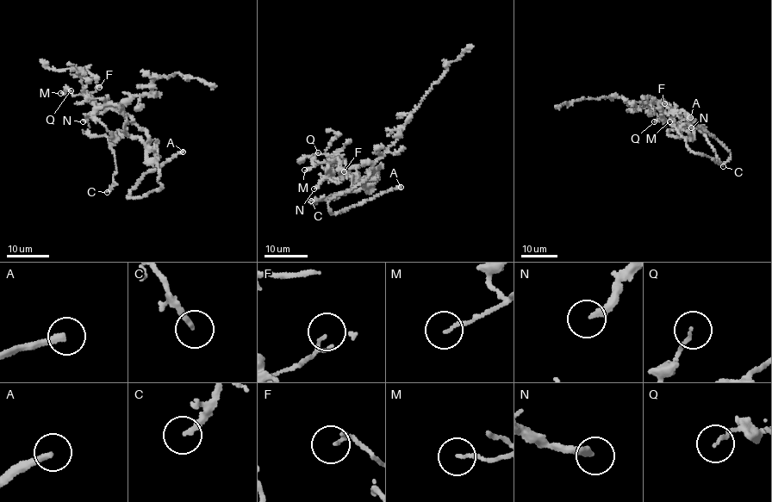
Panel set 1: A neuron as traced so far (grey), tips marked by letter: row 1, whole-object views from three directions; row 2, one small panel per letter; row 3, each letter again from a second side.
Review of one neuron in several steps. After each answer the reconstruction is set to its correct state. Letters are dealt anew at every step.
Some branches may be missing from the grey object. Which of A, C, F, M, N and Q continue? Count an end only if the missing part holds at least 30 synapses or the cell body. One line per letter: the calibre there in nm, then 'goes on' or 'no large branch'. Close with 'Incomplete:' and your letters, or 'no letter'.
A: 240 nm | goes on
C: 190 nm | goes on
F: 80 nm | no large branch
M: 100 nm | no large branch
N: 200 nm | goes on
Q: 110 nm | no large branch
Incomplete: A, C, N

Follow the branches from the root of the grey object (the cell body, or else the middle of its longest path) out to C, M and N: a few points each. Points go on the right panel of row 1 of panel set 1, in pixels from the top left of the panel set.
C: (691, 121), (704, 134), (723, 166)
M: (691, 121), (675, 114), (661, 114), (662, 120), (669, 121)
N: (691, 121), (673, 114), (681, 117), (680, 123), (691, 127)

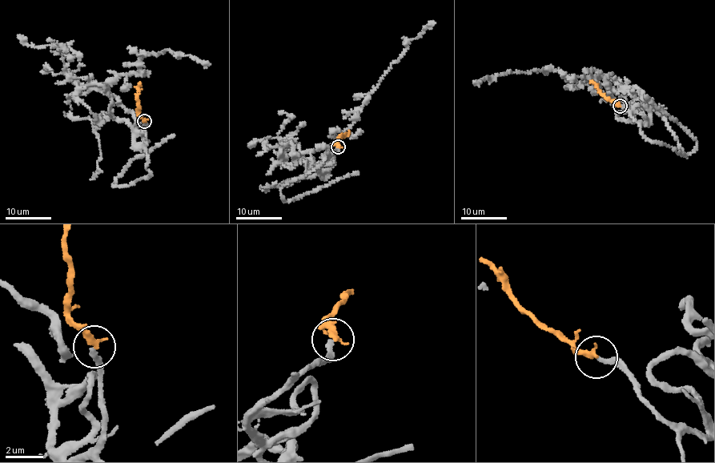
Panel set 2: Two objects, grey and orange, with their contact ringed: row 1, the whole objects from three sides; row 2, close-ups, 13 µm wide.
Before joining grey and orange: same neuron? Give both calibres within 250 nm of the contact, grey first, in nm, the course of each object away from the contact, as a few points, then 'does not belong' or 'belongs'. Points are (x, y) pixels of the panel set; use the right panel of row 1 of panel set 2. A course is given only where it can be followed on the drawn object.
260/280 nm | grey via (619, 106), (638, 122), (650, 121), (649, 102), (617, 92), (600, 76), (537, 69), (475, 82) | orange via (619, 106), (609, 100), (591, 82) | belongs

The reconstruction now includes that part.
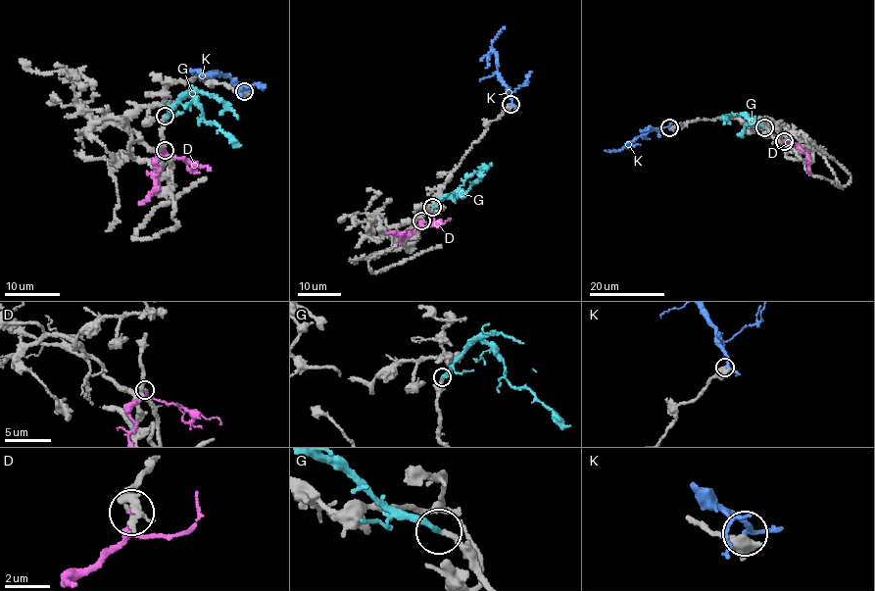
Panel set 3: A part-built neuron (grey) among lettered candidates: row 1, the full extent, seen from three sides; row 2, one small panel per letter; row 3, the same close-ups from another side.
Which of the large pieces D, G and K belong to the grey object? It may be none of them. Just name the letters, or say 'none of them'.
G

